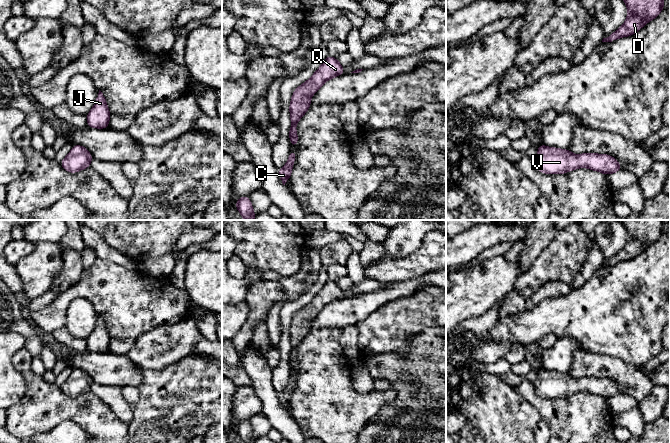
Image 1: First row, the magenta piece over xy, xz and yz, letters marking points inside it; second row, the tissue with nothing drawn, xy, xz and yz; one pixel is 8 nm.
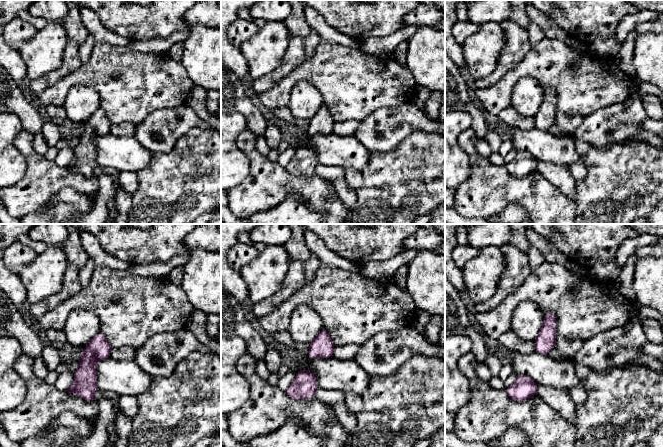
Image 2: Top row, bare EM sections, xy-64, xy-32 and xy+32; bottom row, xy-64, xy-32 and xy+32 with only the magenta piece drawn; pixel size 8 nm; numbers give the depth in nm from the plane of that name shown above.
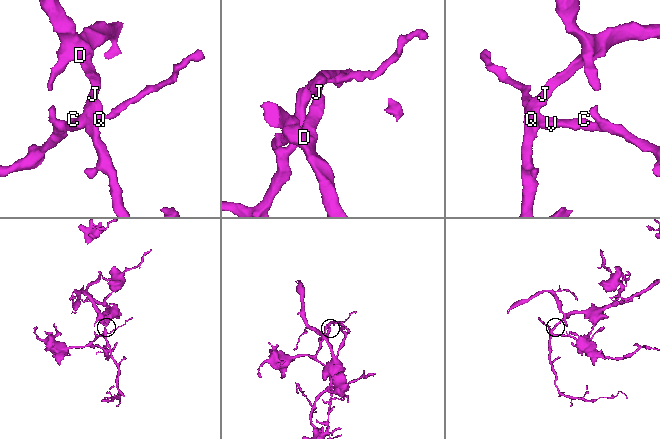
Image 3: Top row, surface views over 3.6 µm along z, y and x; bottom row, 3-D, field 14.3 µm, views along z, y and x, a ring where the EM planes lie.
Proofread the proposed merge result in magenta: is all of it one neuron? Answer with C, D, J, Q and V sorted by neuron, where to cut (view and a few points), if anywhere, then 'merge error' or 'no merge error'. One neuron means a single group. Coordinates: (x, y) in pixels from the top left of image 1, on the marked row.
C D J Q V; no cut; no merge error

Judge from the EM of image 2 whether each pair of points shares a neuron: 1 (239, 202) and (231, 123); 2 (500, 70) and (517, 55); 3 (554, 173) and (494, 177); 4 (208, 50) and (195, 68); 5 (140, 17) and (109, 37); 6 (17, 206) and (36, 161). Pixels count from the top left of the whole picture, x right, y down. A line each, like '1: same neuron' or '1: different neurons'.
1: different neurons
2: same neuron
3: different neurons
4: same neuron
5: different neurons
6: same neuron

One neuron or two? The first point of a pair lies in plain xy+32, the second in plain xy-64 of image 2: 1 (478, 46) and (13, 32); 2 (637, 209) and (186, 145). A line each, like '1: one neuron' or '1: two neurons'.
1: two neurons
2: one neuron

